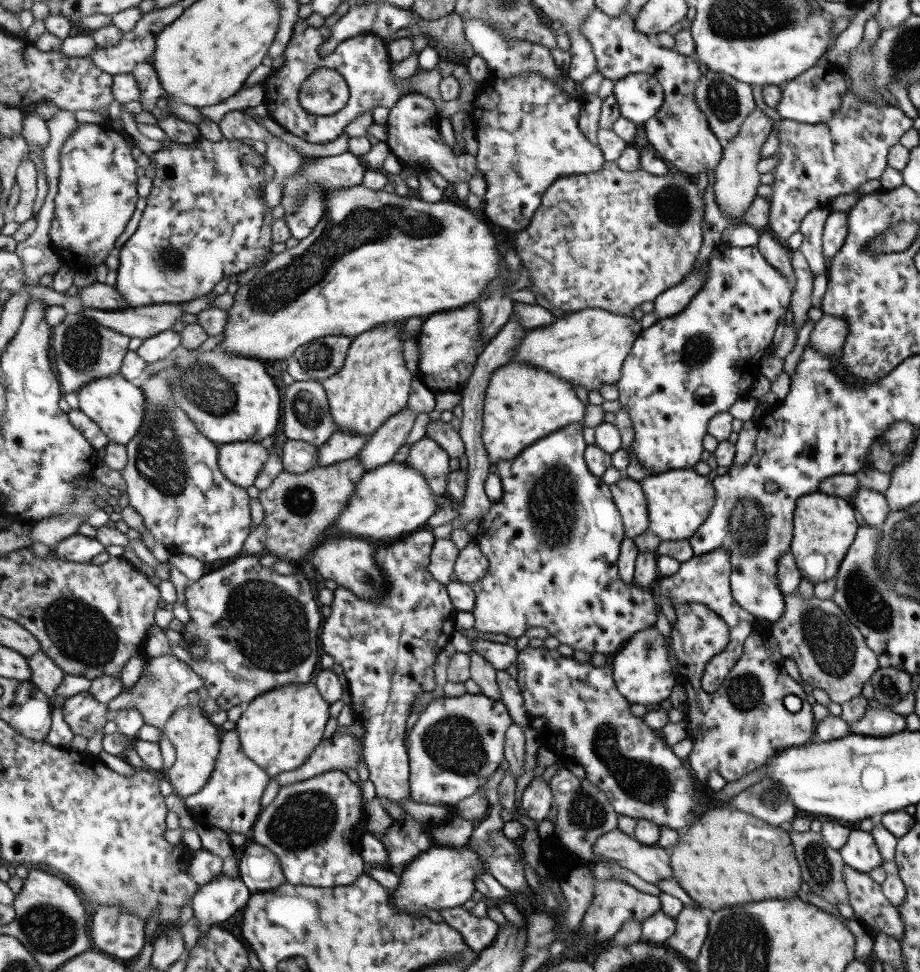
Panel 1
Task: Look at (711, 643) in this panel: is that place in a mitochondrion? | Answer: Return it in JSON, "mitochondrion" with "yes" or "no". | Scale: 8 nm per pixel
{"mitochondrion":"no"}

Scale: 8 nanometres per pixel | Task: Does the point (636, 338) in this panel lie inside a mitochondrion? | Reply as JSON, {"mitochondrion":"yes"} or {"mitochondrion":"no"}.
{"mitochondrion":"no"}

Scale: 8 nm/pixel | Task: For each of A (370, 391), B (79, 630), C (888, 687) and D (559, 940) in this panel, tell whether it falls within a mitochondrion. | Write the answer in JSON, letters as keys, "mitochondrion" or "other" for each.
{"A":"other","B":"mitochondrion","C":"mitochondrion","D":"other"}

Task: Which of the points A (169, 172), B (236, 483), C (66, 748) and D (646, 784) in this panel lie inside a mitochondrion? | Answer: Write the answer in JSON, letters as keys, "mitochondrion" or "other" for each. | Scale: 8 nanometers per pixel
{"A":"other","B":"other","C":"other","D":"mitochondrion"}

